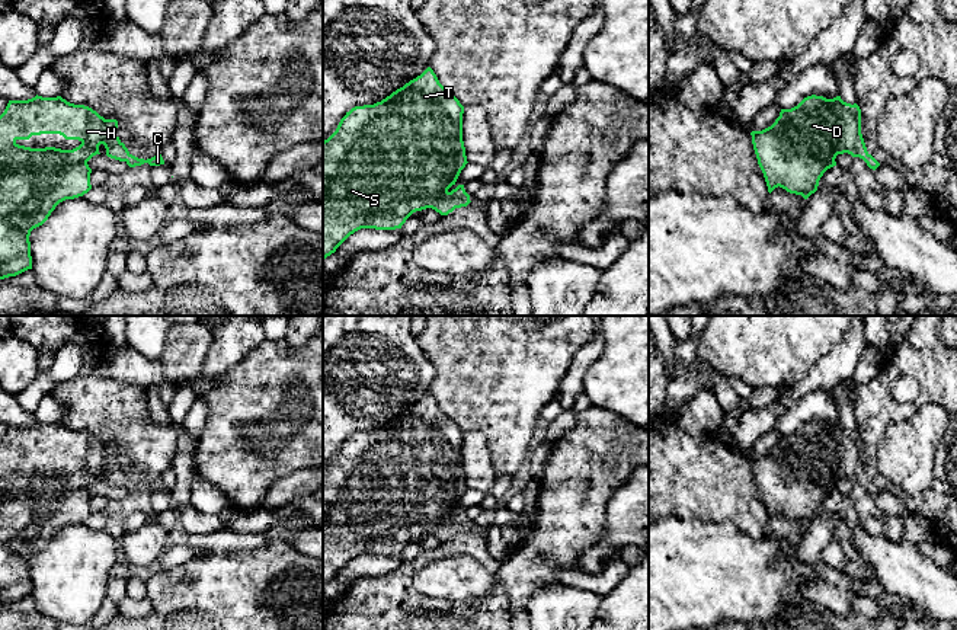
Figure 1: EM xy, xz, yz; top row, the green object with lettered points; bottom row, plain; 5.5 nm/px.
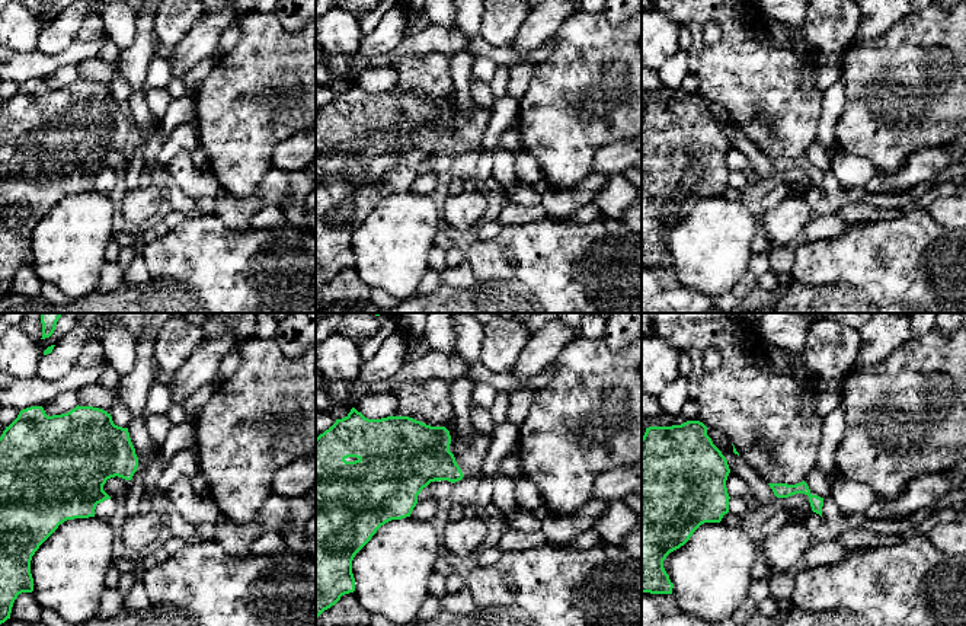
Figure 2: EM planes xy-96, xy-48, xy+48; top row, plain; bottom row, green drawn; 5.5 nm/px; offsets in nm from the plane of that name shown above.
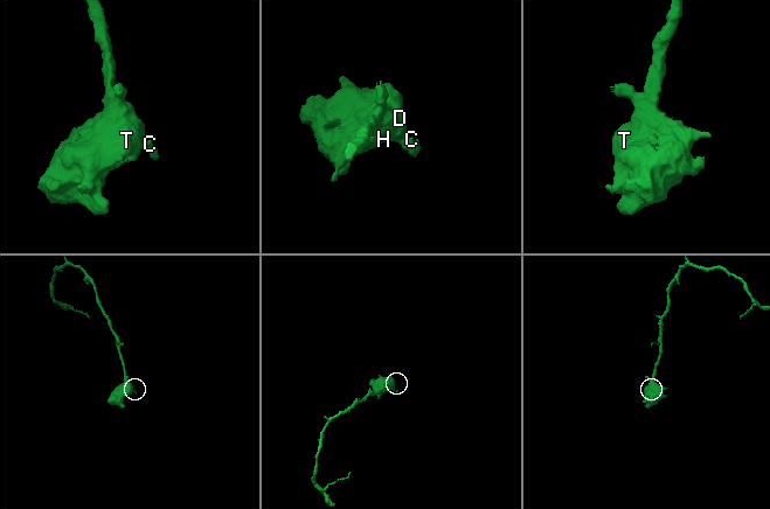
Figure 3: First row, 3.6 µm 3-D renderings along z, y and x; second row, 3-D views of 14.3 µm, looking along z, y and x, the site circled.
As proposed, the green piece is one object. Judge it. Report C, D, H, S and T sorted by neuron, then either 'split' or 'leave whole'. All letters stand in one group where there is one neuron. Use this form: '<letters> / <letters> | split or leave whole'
C D H S T | leave whole

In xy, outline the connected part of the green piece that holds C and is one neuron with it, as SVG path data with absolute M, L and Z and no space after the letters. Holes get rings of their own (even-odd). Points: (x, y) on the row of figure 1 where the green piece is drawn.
M36 95L28 100L9 100L0 115L0 279L32 269L31 231L42 226L60 202L83 196L92 189L92 169L87 162L100 154L100 144L108 157L125 162L129 167L164 164L161 154L147 160L132 156L116 135L116 128L116 119L105 119L92 108L70 103L61 96ZM41 134L60 134L81 144L73 150L61 150L31 148L16 143Z

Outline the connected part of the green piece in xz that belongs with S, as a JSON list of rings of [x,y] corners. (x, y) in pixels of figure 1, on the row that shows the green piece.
[[[431,67],[381,102],[346,112],[336,131],[323,141],[323,260],[361,228],[396,230],[416,211],[432,208],[448,215],[471,202],[464,185],[448,191],[468,163],[463,113],[464,106],[439,83]]]

